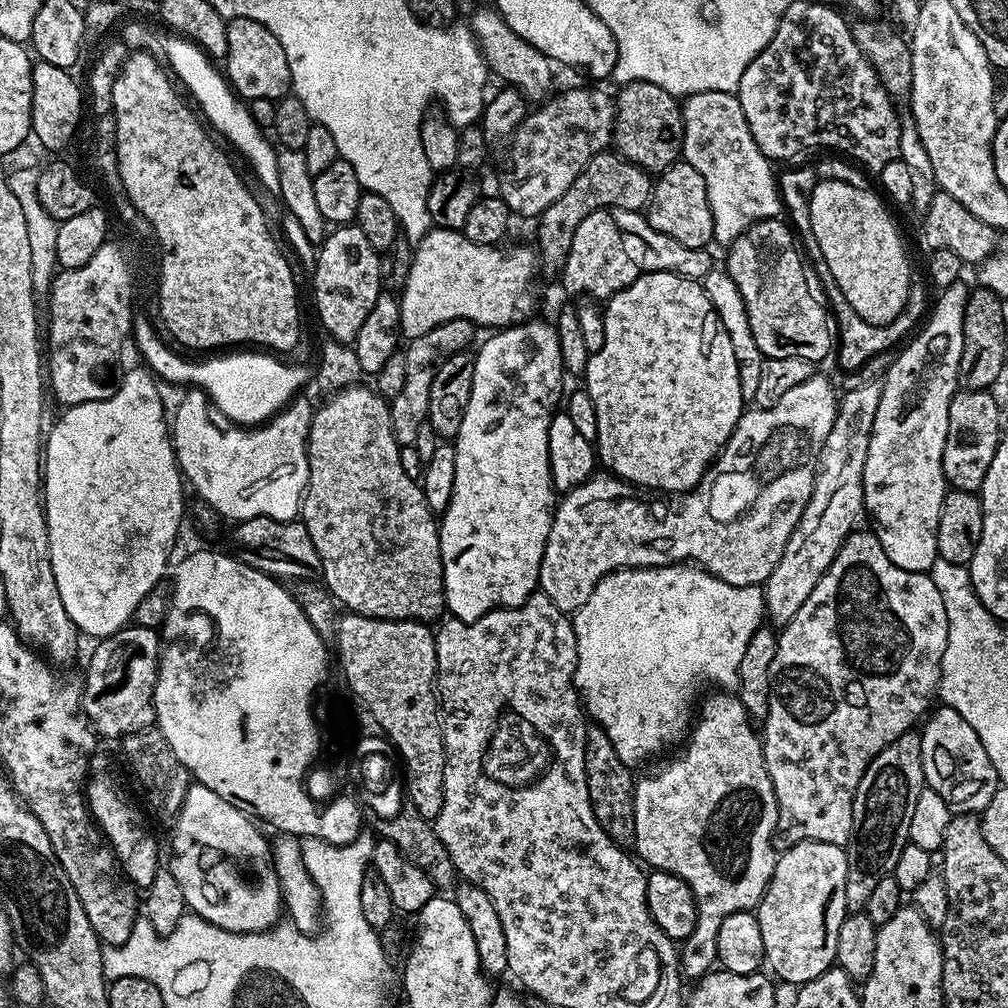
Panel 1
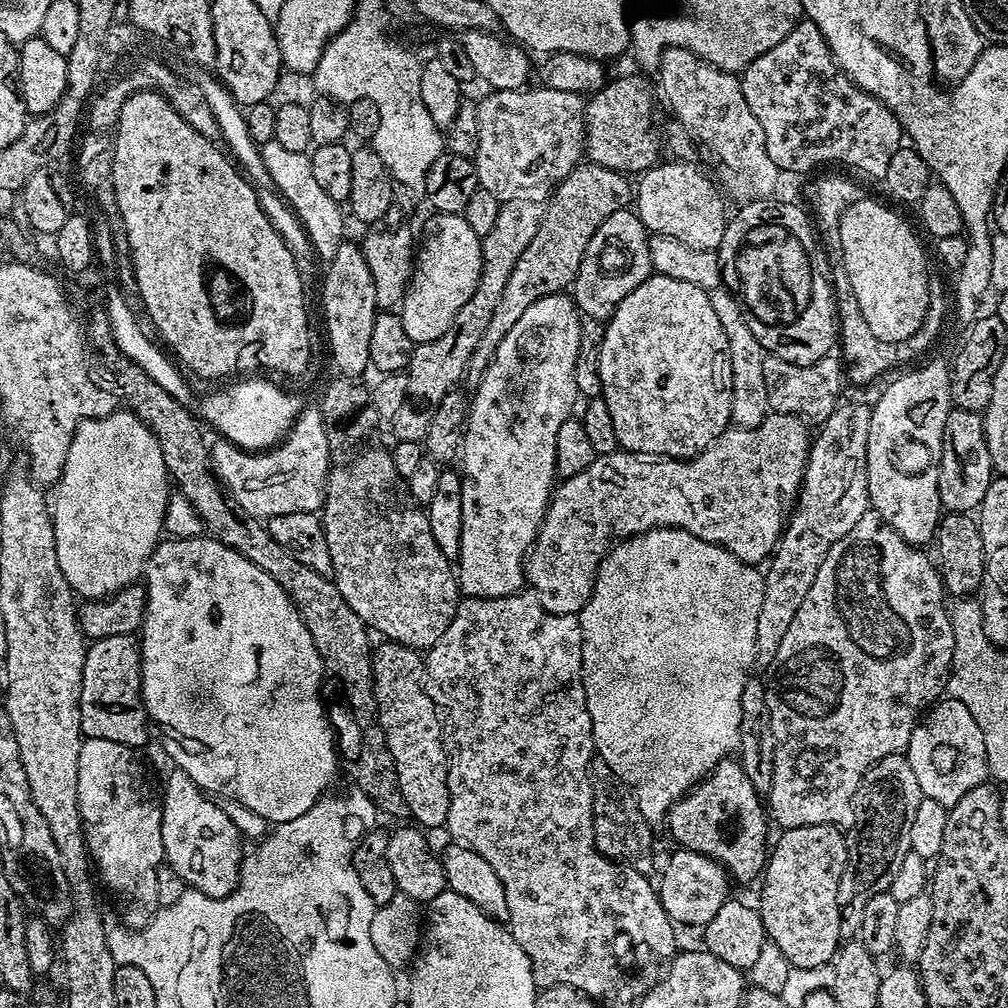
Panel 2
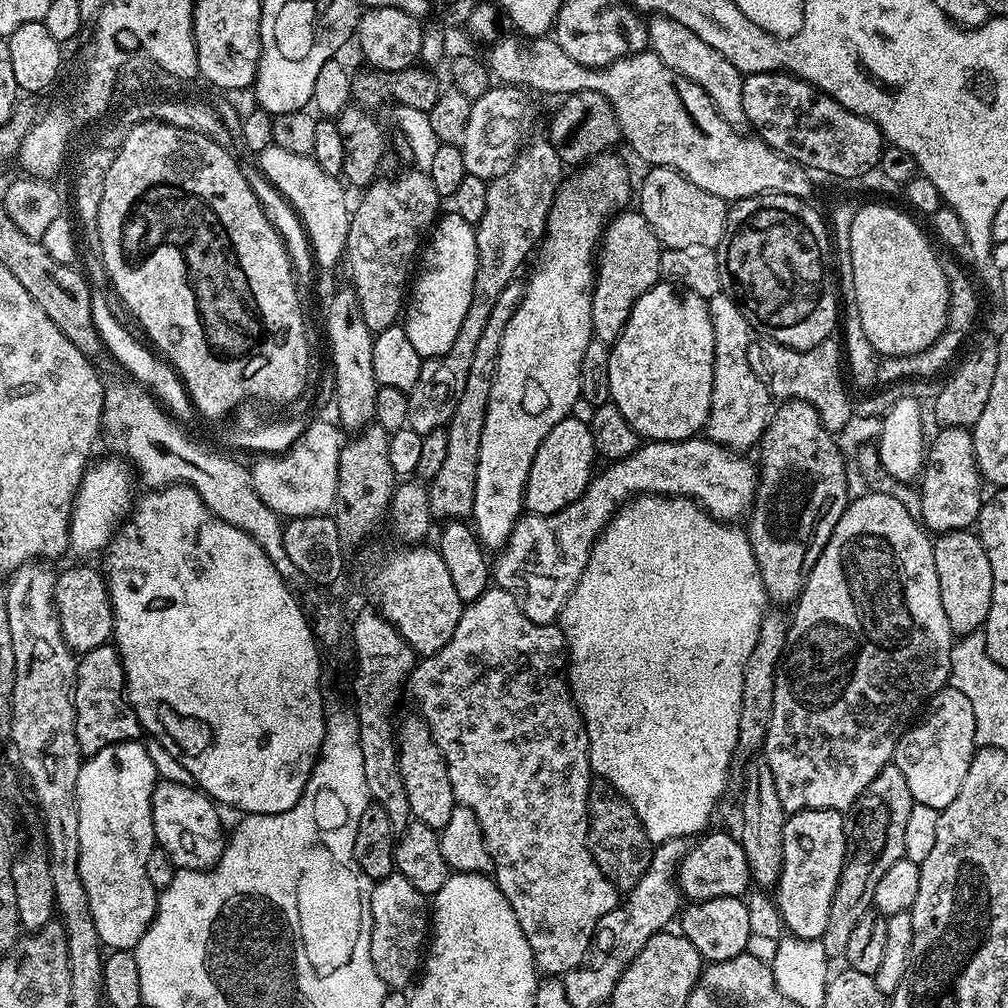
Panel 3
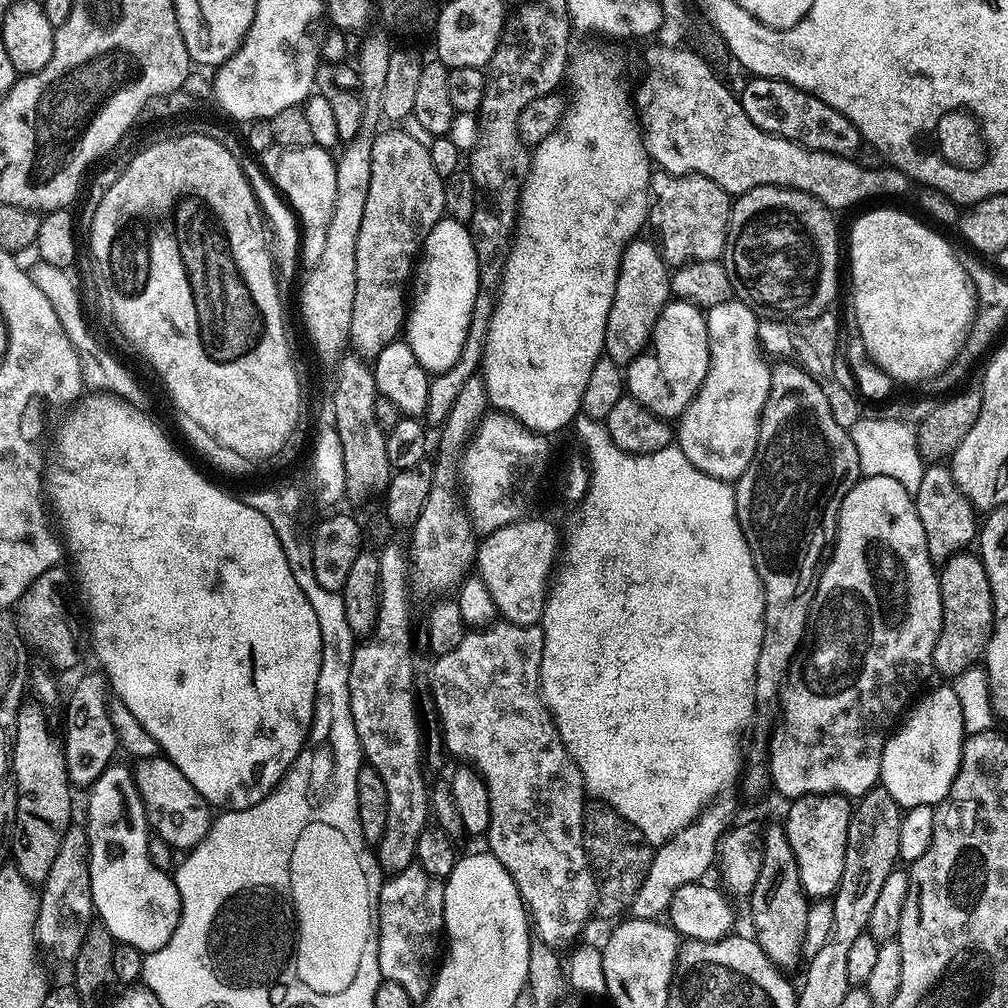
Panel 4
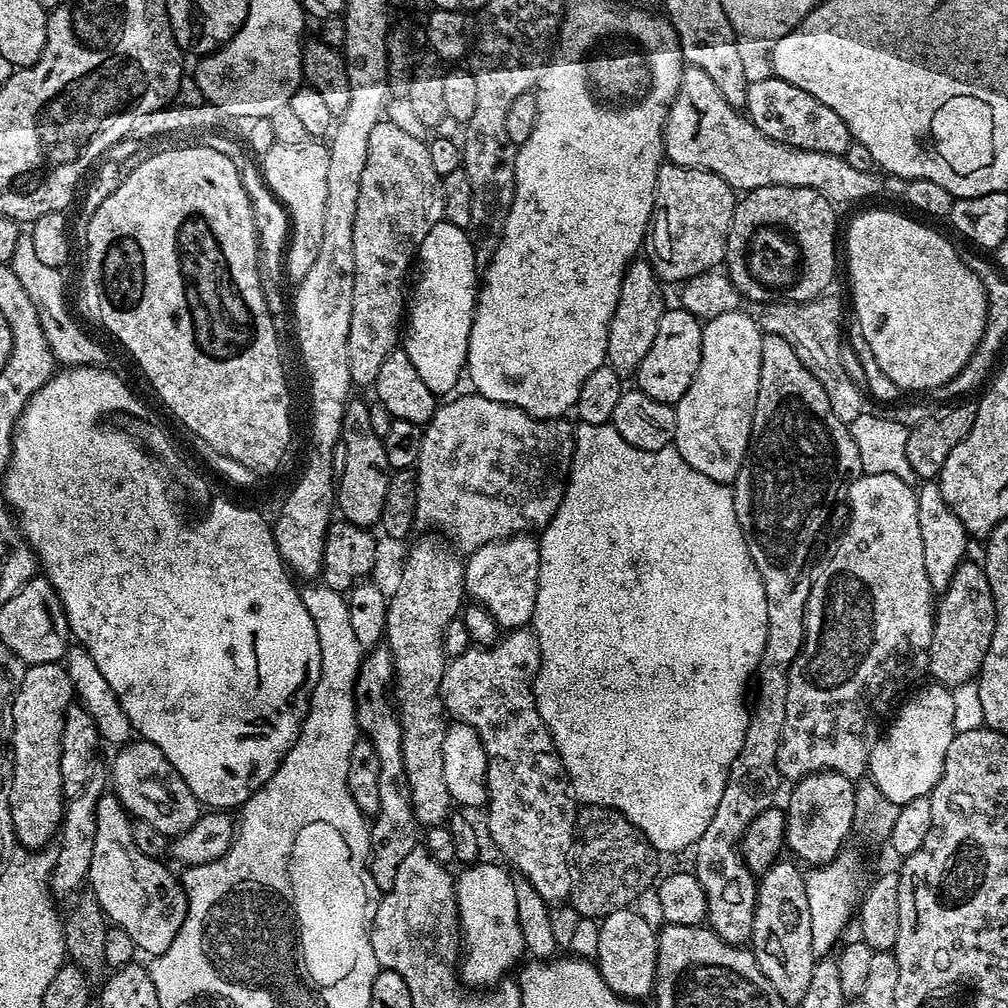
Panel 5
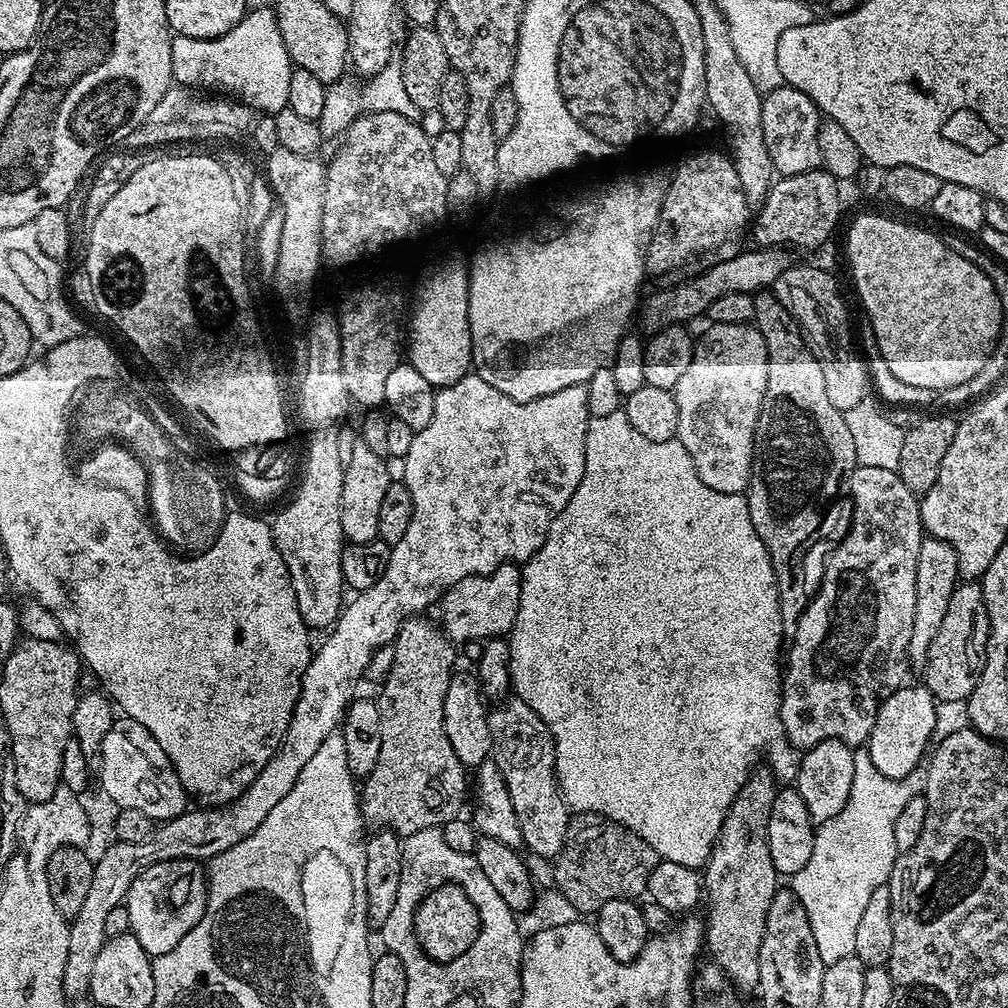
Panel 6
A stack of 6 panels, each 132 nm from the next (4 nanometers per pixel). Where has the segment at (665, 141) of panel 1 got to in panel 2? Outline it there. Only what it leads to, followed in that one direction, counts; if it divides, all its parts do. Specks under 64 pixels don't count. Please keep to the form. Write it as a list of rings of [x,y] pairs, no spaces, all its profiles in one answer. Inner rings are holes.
[[[640,76],[609,79],[604,87],[587,97],[584,106],[587,159],[615,172],[643,174],[661,159],[662,136],[656,133],[657,93]]]

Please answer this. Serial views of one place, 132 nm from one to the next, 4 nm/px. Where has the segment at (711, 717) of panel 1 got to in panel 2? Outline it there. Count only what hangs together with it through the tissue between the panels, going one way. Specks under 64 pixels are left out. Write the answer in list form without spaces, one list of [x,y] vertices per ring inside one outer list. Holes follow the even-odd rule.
[[[725,758],[718,761],[715,768],[713,768],[712,771],[709,772],[708,775],[705,776],[704,779],[701,780],[700,783],[692,789],[692,791],[689,792],[688,795],[683,796],[683,798],[679,800],[679,802],[677,802],[677,804],[675,804],[675,806],[673,806],[670,811],[668,811],[668,815],[666,817],[666,829],[667,828],[669,834],[677,840],[675,843],[679,845],[679,847],[689,848],[692,852],[697,852],[703,856],[709,856],[709,858],[716,861],[716,863],[724,869],[725,873],[727,873],[727,875],[731,877],[733,881],[752,880],[755,878],[755,876],[757,879],[757,877],[759,877],[764,871],[764,865],[766,863],[766,849],[770,844],[770,836],[768,840],[768,828],[770,829],[770,820],[766,815],[766,804],[762,799],[761,793],[756,792],[754,790],[754,786],[750,782],[750,778],[746,778],[746,770],[742,770],[739,759]]]

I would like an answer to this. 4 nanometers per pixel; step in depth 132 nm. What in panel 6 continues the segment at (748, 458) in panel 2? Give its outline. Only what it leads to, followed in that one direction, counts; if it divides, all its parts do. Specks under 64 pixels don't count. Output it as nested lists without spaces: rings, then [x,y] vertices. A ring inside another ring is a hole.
[[[514,564],[498,566],[498,570],[485,576],[462,578],[462,582],[455,584],[439,601],[440,627],[453,642],[507,637],[514,626],[514,618],[518,618],[518,598],[522,598],[523,581],[521,569]]]

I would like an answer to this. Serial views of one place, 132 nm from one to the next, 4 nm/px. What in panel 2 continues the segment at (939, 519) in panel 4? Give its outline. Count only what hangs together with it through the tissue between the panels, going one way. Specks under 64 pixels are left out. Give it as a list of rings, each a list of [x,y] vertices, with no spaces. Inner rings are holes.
[[[953,407],[946,418],[944,441],[940,451],[938,494],[941,509],[948,512],[975,513],[982,498],[986,498],[986,490],[990,490],[993,479],[994,469],[990,462],[990,450],[986,450],[983,415]]]

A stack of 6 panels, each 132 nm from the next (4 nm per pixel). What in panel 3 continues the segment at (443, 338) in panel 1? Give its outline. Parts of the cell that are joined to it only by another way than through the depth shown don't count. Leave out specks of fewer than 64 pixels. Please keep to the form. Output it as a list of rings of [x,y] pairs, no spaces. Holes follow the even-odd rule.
[[[541,142],[526,148],[517,155],[512,168],[488,181],[486,214],[482,214],[482,218],[474,225],[474,290],[470,298],[470,310],[466,318],[462,318],[462,326],[458,326],[458,338],[454,338],[454,346],[450,346],[450,350],[446,350],[441,356],[427,357],[421,363],[418,382],[414,382],[408,392],[408,427],[413,428],[419,436],[430,434],[430,430],[448,427],[454,406],[458,406],[458,398],[462,398],[466,377],[470,375],[470,365],[474,359],[474,349],[490,318],[490,310],[494,310],[494,302],[498,302],[502,290],[506,290],[506,286],[519,277],[516,275],[519,274],[520,267],[543,241],[548,226],[548,211],[565,179],[566,168],[549,143]]]

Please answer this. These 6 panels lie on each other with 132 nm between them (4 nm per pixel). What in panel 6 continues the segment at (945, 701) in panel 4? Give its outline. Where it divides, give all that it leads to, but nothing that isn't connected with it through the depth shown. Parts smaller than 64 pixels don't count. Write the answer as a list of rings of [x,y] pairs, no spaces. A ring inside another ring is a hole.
[[[923,683],[911,684],[894,690],[894,694],[890,694],[890,698],[882,702],[874,718],[872,733],[868,735],[866,745],[866,750],[870,754],[870,762],[874,762],[874,766],[878,766],[882,774],[886,774],[886,778],[895,780],[909,776],[921,767],[936,736],[936,705],[938,702]],[[928,743],[930,743],[929,748]],[[924,751],[926,751],[925,756]],[[920,759],[922,759],[921,764]]]

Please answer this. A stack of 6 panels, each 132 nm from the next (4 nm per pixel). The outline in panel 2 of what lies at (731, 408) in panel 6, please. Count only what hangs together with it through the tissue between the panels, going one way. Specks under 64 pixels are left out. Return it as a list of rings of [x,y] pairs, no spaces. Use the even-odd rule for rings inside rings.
[[[721,286],[711,289],[708,297],[710,306],[714,306],[714,314],[718,314],[718,322],[722,322],[722,330],[726,330],[726,342],[730,350],[730,370],[732,371],[732,424],[742,428],[756,428],[770,414],[766,398],[766,378],[762,374],[762,362],[765,350],[750,334],[750,326],[746,326],[746,318],[742,318],[742,310],[727,288]]]

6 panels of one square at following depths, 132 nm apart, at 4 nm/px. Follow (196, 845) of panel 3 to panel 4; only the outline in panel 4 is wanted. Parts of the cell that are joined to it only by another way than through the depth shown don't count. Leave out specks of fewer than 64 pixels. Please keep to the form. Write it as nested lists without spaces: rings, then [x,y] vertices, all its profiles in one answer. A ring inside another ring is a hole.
[[[163,754],[137,759],[134,775],[148,827],[154,830],[155,835],[162,837],[174,850],[191,850],[198,842],[202,842],[202,838],[212,827],[213,813],[208,801],[202,798],[202,794],[198,794],[196,785],[186,778],[186,774],[182,774],[182,770],[173,760]]]

